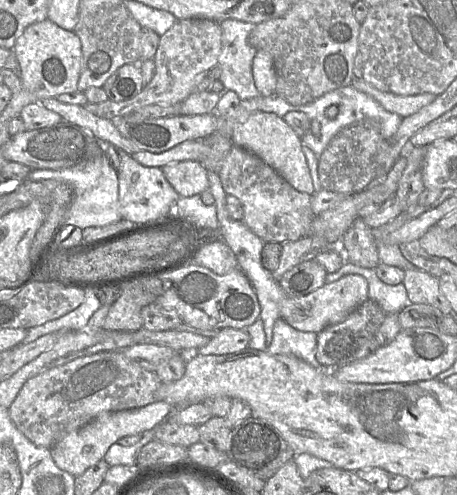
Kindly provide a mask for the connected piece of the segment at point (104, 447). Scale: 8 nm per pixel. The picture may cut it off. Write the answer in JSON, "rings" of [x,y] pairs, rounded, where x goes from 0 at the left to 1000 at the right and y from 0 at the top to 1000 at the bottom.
{"rings":[[[341,810],[306,824],[223,832],[193,857],[125,891],[109,905],[114,925],[131,947],[171,964],[228,927],[241,901],[260,887],[339,867],[374,832],[376,820],[361,810]]]}

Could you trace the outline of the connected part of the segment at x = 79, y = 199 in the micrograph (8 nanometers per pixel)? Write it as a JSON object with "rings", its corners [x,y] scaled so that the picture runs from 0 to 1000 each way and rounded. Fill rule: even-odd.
{"rings":[[[232,313],[206,317],[164,335],[129,343],[70,341],[59,362],[72,366],[125,364],[136,368],[136,378],[151,376],[160,386],[160,406],[151,422],[142,428],[138,451],[127,463],[147,455],[162,455],[177,463],[232,457],[267,442],[258,402],[258,354]]]}

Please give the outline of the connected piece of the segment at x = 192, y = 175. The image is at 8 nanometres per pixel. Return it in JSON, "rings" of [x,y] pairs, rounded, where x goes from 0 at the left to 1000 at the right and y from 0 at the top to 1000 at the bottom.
{"rings":[[[435,325],[370,329],[352,341],[361,360],[396,398],[438,394],[457,382],[455,343]]]}

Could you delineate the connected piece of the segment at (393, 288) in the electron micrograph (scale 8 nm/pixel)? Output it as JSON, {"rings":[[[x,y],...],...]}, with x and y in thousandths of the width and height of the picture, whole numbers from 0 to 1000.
{"rings":[[[755,529],[740,547],[716,554],[711,574],[733,570],[759,556],[792,558],[805,572],[807,604],[825,610],[845,634],[873,632],[902,612],[882,572],[845,574],[827,562],[818,543],[792,541],[766,529]]]}

